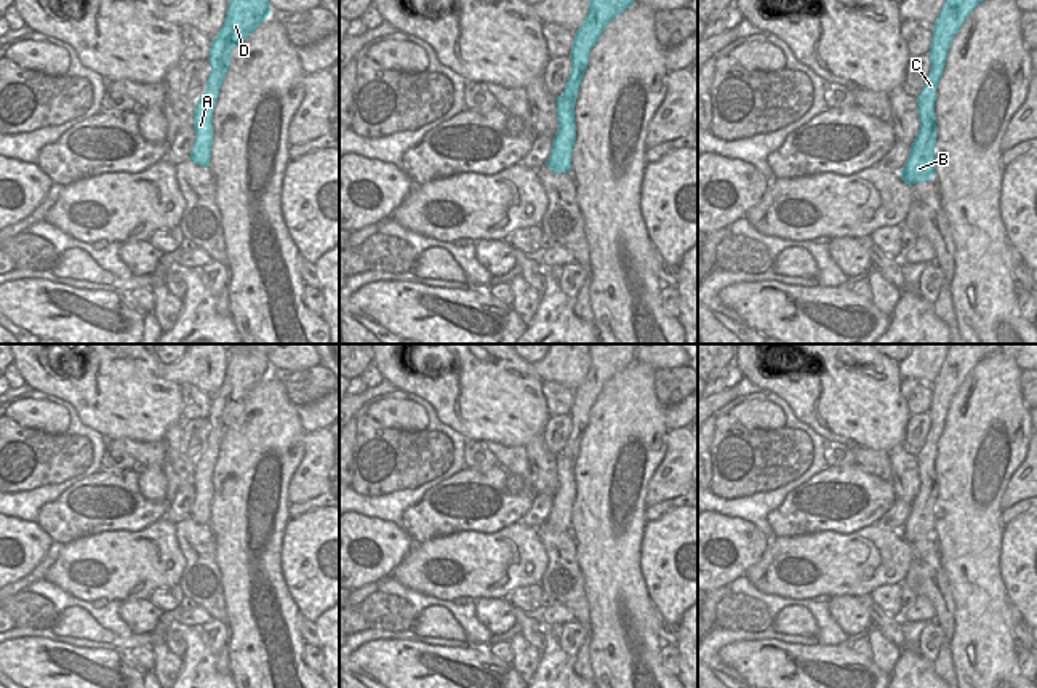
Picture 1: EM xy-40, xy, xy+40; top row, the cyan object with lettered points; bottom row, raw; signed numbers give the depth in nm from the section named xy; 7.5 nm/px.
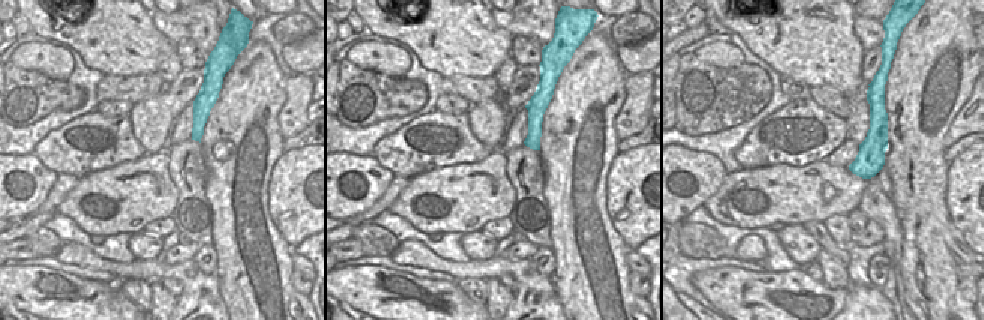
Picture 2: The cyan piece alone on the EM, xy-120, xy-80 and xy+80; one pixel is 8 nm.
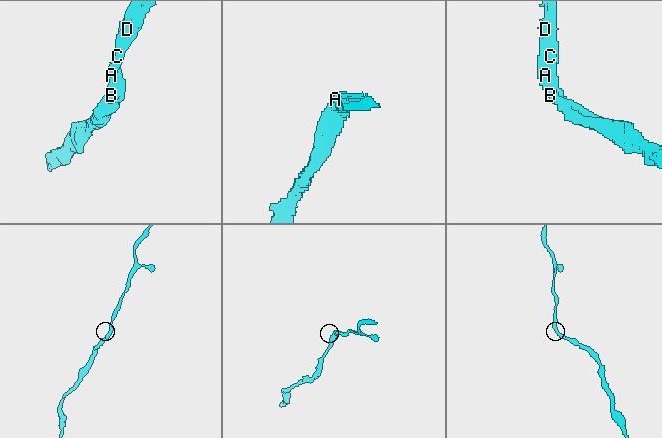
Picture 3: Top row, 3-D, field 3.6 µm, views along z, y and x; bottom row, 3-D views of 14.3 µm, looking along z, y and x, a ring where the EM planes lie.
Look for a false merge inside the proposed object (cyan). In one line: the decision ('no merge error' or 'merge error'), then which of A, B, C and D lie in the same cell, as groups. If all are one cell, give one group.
no merge error; A B C D

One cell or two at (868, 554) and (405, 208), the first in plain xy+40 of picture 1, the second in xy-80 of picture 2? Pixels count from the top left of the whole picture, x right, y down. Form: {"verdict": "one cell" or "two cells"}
{"verdict": "one cell"}

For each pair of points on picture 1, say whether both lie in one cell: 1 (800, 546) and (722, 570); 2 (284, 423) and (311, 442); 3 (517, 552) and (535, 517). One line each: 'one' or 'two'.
1: two
2: two
3: two

